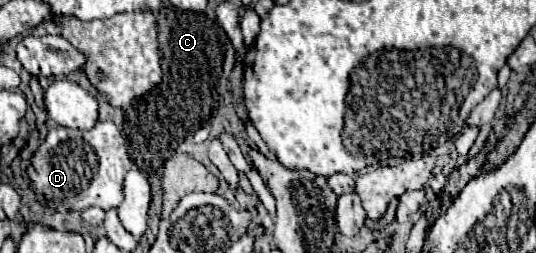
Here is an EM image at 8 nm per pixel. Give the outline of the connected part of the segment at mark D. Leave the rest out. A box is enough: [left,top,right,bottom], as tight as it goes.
[28,121,134,213]

